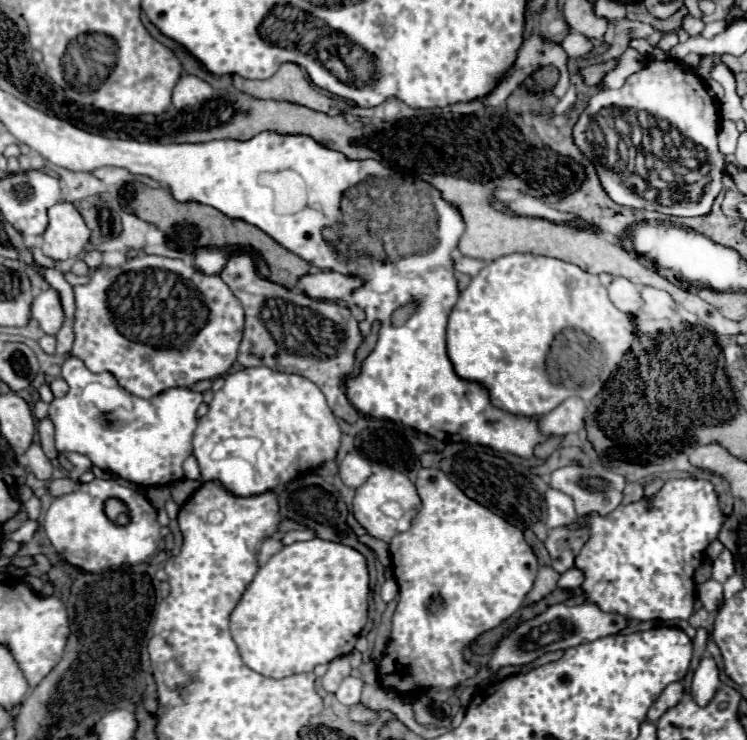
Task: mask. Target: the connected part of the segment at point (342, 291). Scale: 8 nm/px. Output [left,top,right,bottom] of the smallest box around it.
[298,271,366,301]

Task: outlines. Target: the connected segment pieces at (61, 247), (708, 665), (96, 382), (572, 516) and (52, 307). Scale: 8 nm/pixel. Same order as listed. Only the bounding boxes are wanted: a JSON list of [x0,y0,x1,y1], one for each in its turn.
[[42,203,90,261],[692,655,720,707],[48,357,202,487],[546,487,578,529],[32,289,64,335]]

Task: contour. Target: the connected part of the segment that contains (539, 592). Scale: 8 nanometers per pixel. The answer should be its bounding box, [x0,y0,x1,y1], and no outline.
[524,565,560,605]

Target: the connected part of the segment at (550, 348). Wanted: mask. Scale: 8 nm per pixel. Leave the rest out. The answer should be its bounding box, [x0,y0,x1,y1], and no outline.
[448,253,640,417]

